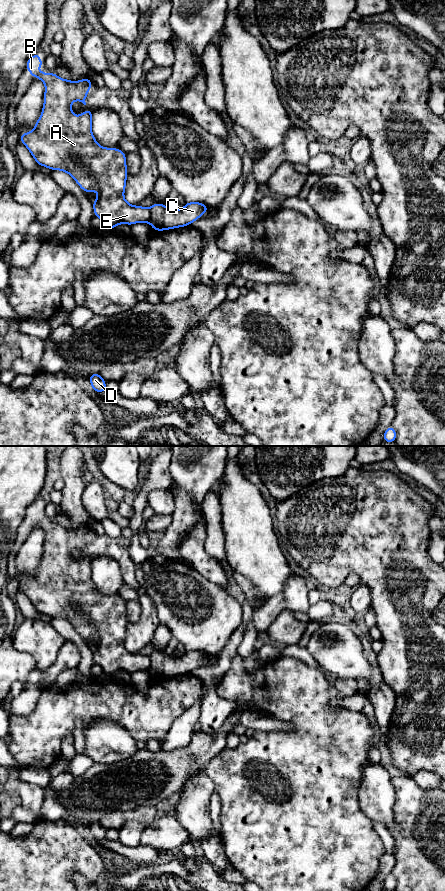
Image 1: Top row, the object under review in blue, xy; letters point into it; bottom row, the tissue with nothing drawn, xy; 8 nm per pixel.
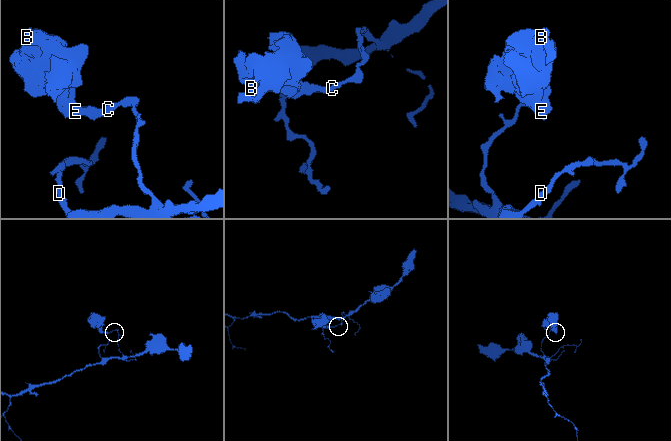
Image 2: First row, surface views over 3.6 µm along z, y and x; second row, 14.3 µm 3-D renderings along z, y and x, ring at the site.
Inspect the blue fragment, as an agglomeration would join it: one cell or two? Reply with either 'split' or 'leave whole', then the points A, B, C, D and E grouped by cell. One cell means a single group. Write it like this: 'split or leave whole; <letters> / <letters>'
split; A B E / C D

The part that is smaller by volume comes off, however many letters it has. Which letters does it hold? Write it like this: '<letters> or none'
A, B, E

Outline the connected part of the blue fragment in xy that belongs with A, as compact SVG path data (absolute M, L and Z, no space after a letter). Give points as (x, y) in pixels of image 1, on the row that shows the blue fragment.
M34 54L26 62L26 68L32 77L36 77L44 83L45 92L42 112L34 128L29 133L20 134L20 141L29 150L38 165L47 167L51 171L60 170L68 173L85 192L93 193L95 190L98 192L95 201L92 203L93 210L94 215L103 222L105 228L113 229L120 224L150 223L150 208L131 205L124 197L128 176L126 154L119 148L106 148L97 143L92 133L92 111L90 109L87 109L79 116L76 116L71 109L74 101L81 101L86 105L85 100L87 92L91 90L92 81L89 78L71 81L62 79L53 72L46 74L43 71L39 71L36 68L44 65L44 62L39 60L40 57L42 57L41 54Z

